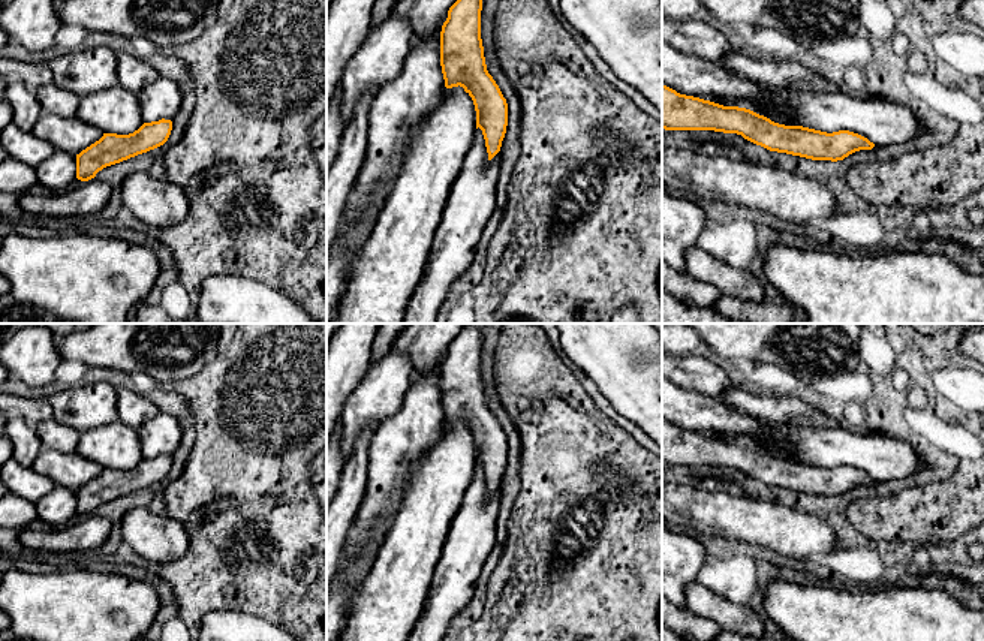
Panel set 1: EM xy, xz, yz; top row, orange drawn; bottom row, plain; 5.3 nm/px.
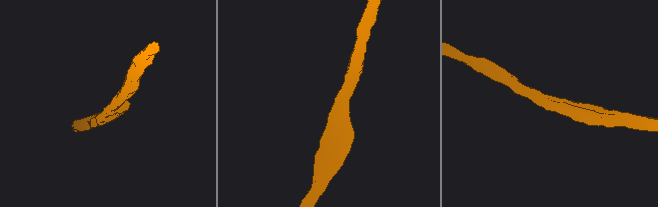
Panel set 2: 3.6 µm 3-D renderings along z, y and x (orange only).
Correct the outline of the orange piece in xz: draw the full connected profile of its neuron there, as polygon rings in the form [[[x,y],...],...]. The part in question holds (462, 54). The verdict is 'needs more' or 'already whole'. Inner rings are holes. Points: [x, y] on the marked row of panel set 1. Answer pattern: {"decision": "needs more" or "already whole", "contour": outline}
{"decision": "already whole", "contour": [[[457,0],[440,31],[440,66],[445,87],[463,87],[476,111],[488,160],[502,147],[508,126],[508,103],[487,70],[481,39],[482,0]]]}

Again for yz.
{"decision": "already whole", "contour": [[[663,84],[662,129],[737,133],[770,151],[812,160],[837,162],[875,147],[867,138],[849,130],[827,133],[803,126],[785,126],[746,108],[680,94]]]}

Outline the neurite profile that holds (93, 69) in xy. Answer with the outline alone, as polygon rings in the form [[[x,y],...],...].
[[[105,45],[63,52],[46,64],[52,72],[52,84],[78,97],[118,84],[117,54]]]

